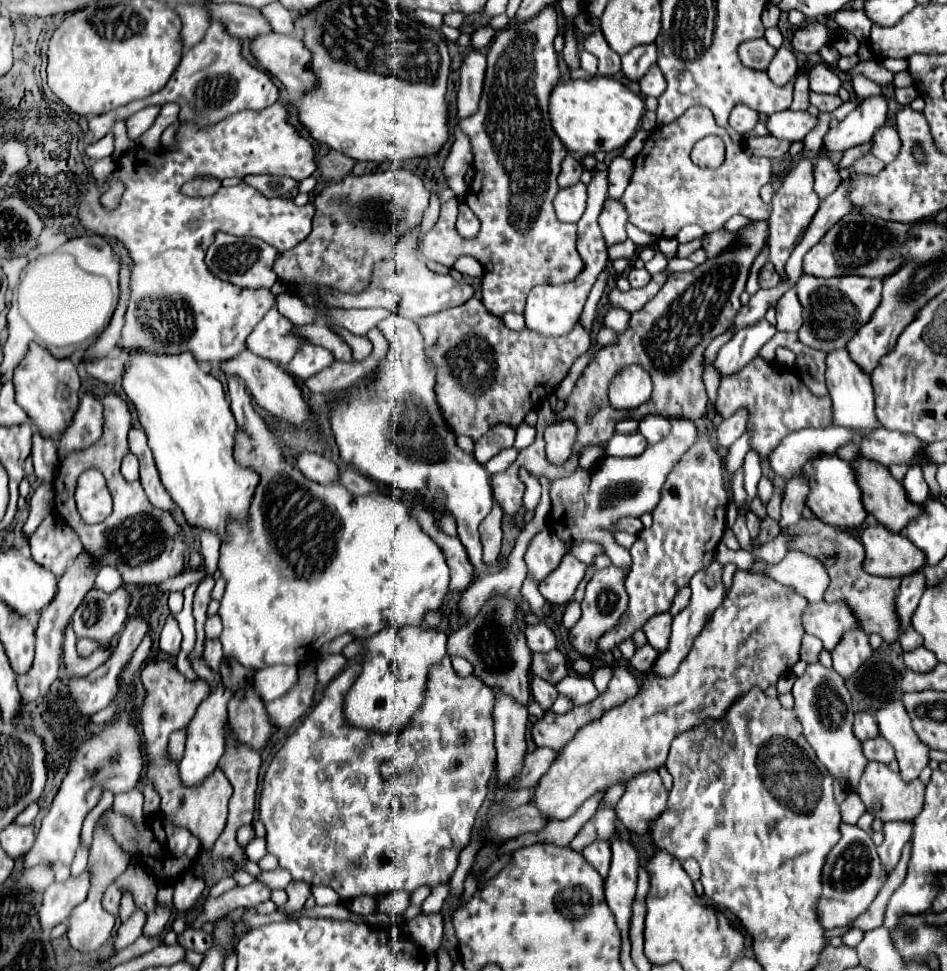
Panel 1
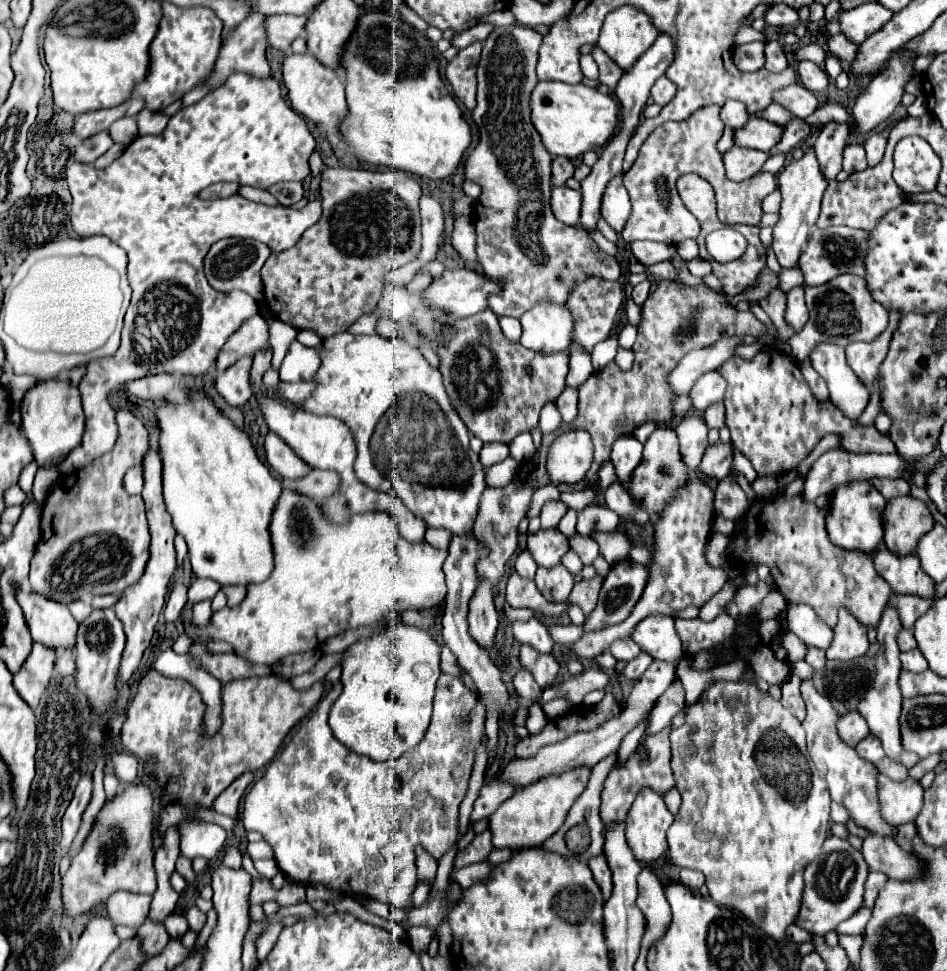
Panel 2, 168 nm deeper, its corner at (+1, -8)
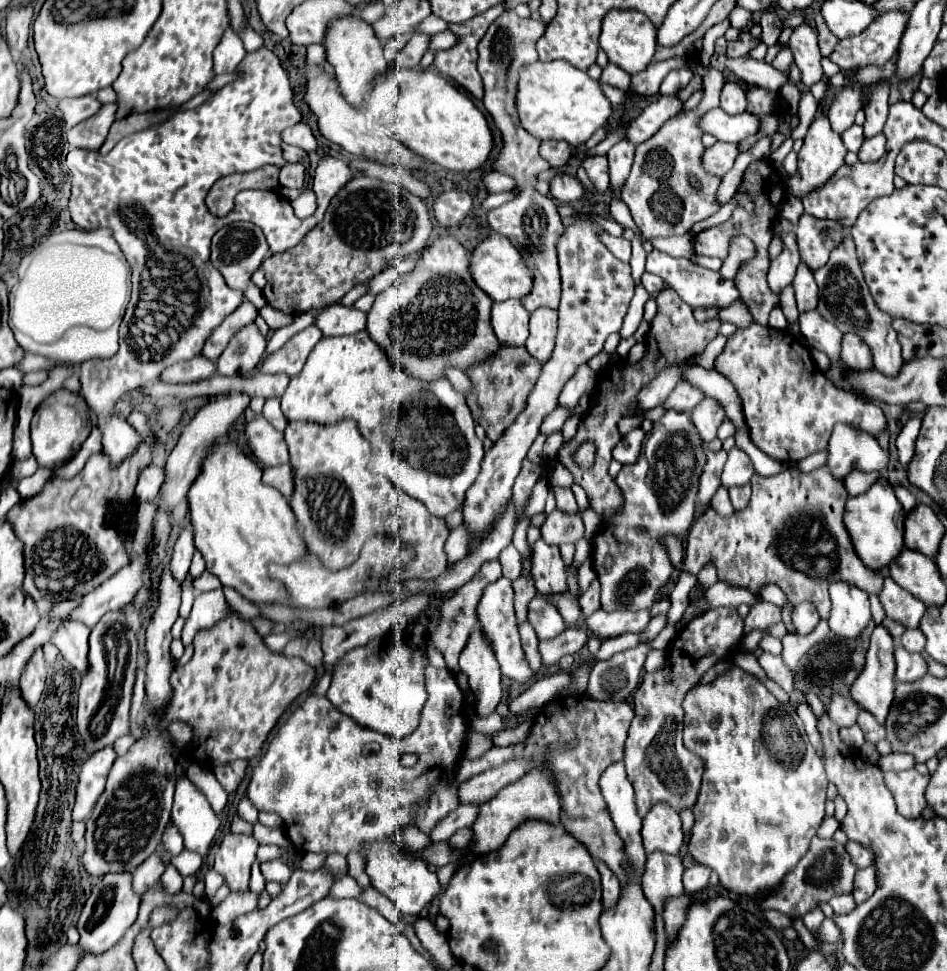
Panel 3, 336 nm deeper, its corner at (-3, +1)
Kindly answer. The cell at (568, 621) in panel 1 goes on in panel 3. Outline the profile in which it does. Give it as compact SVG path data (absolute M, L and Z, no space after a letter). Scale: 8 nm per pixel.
M588 558L580 568L578 568L578 590L580 594L584 594L590 586L590 582L596 578L596 572L594 572L594 566L592 566L592 558Z

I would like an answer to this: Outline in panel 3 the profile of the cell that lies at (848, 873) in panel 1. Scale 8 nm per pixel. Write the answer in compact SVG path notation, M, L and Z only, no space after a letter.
M814 836L806 856L798 862L796 870L792 870L792 874L788 874L788 878L784 878L784 884L780 886L780 890L772 892L762 902L762 908L764 910L772 908L772 910L784 912L792 918L798 918L798 916L802 918L804 914L816 910L822 902L828 902L828 900L832 900L836 896L842 896L842 894L852 894L856 872L858 872L858 868L852 862L850 854L846 852L844 844L836 842L834 838Z

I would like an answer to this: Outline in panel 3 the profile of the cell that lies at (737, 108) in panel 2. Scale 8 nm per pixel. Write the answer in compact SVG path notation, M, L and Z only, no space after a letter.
M726 82L720 92L720 108L728 114L746 112L746 92L736 82Z

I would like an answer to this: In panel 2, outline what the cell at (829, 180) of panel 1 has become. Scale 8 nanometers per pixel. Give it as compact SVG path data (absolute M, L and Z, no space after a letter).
M828 121L826 125L822 125L820 135L814 143L816 157L820 161L820 169L824 171L824 175L828 179L834 179L842 169L842 151L848 143L850 127L852 127L850 123Z

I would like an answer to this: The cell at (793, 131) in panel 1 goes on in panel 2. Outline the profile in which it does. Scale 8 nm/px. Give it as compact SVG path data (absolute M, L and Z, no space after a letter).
M752 117L740 131L734 131L734 145L758 151L770 151L782 137L782 127L762 117Z

